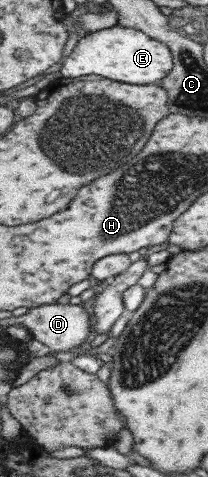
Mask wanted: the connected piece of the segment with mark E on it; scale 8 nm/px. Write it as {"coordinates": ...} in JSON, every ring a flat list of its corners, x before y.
{"coordinates":[[113,26,87,32,78,41,73,52,65,58,62,77,73,79,81,76,103,76,113,81,133,85,159,83,173,68,173,55,167,45,149,37,141,30,125,26]]}

